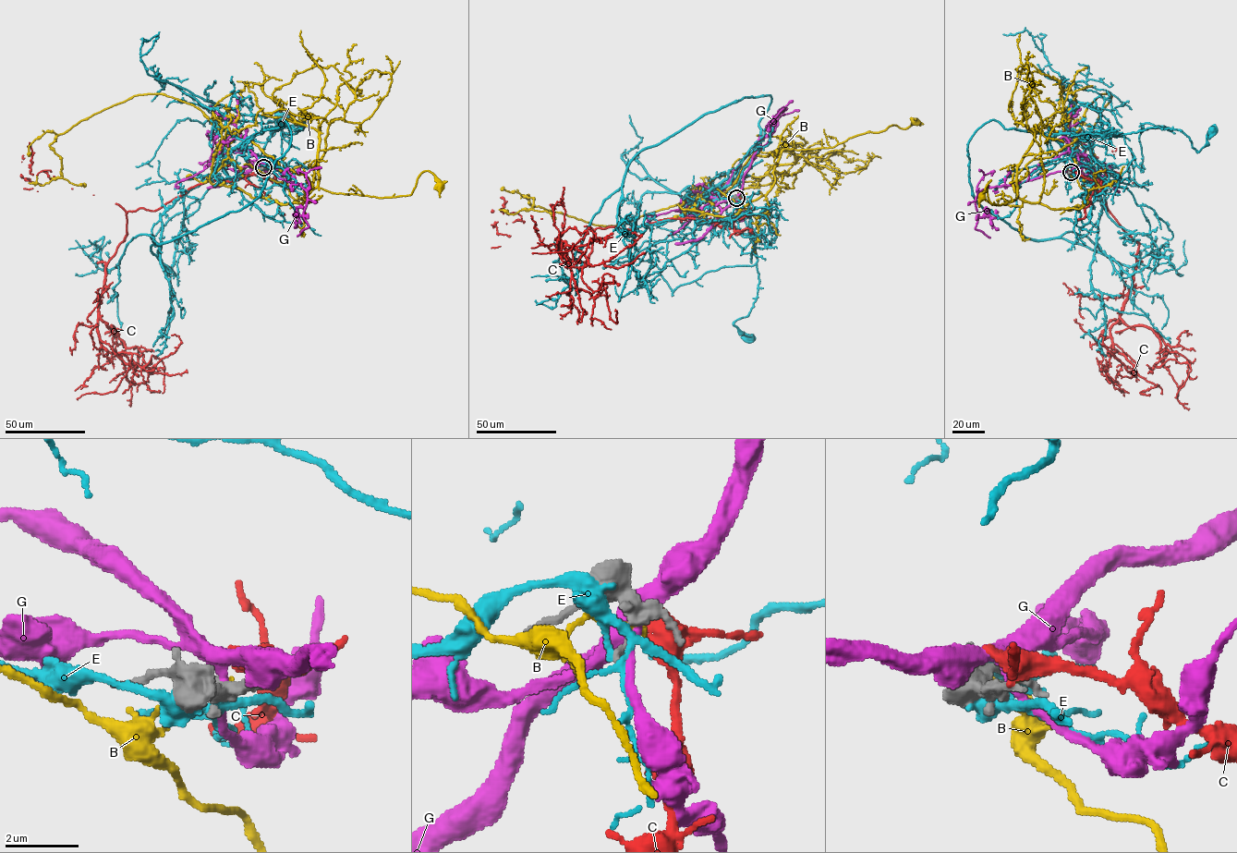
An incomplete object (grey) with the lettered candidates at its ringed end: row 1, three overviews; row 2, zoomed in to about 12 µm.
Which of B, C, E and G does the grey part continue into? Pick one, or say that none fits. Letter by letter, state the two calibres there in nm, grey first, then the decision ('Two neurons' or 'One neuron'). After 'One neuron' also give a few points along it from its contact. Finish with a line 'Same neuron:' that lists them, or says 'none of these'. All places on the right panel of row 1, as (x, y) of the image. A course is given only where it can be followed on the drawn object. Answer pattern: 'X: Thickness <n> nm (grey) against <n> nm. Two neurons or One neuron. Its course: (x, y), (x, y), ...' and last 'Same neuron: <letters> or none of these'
B: Thickness 320 nm (grey) against 120 nm. Two neurons
C: Thickness 280 nm (grey) against 400 nm. Two neurons
E: Thickness 300 nm (grey) against 240 nm. Two neurons
G: Thickness 320 nm (grey) against 320 nm. Two neurons
Same neuron: none of these

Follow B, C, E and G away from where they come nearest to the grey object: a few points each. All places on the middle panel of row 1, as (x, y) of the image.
B: (735, 198), (757, 217), (768, 211), (766, 194), (783, 150), (832, 147), (915, 122)
C: (737, 198), (728, 228), (596, 228), (584, 261), (561, 246), (576, 287), (602, 286), (614, 310)
E: (735, 198), (721, 199), (719, 185), (738, 183), (749, 213), (757, 296), (749, 313), (733, 323), (749, 338)
G: (735, 198), (752, 157), (768, 141), (783, 108), (770, 124)

